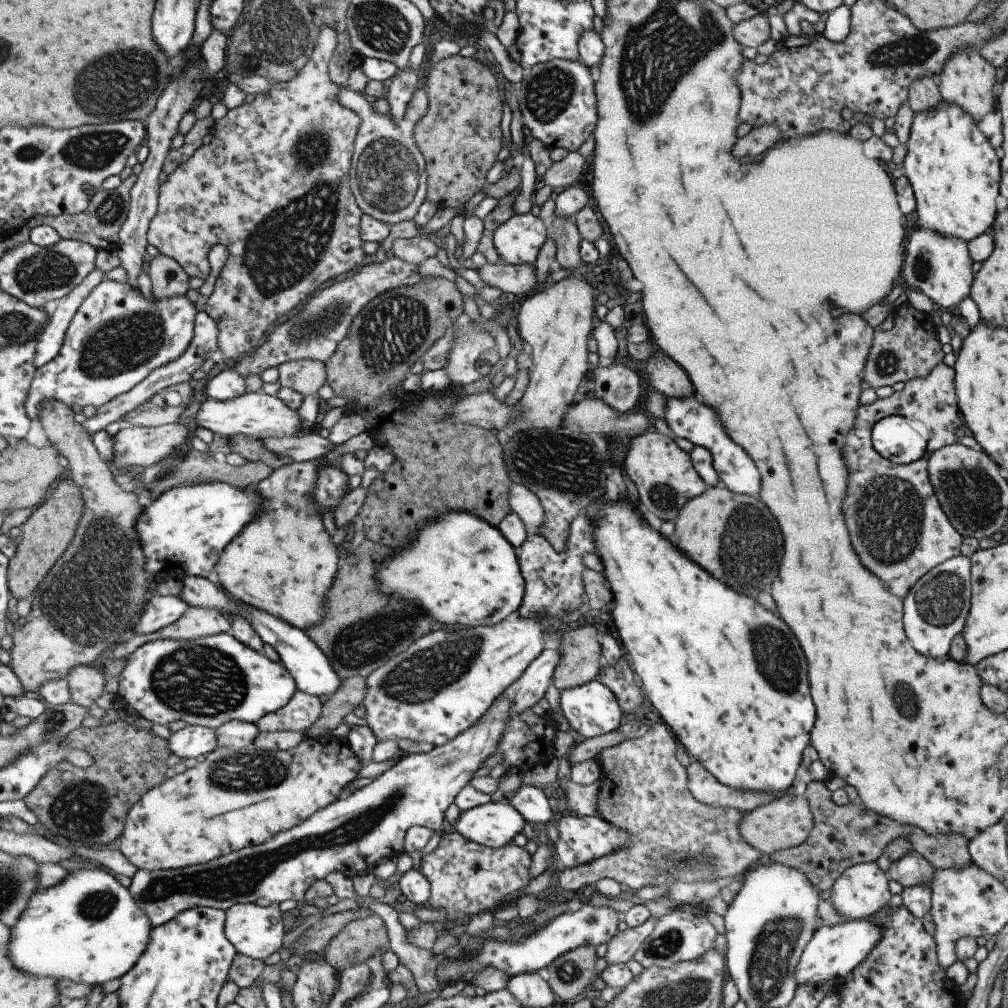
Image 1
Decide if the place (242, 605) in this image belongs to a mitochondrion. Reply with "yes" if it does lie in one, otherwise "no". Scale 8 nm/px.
no

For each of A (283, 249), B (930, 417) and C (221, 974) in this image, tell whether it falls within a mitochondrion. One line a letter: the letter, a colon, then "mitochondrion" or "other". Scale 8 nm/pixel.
A: mitochondrion
B: other
C: other

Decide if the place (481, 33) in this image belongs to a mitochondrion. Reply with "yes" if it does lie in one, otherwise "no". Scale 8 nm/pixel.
no

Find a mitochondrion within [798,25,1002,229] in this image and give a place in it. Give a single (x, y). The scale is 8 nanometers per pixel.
(915, 49)

